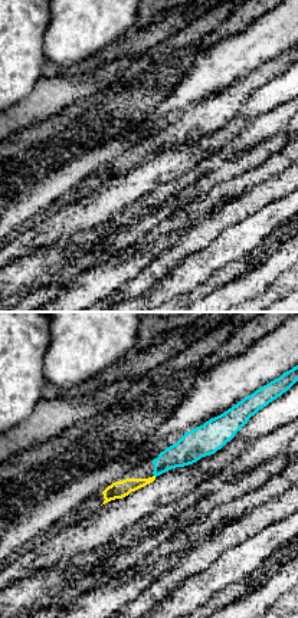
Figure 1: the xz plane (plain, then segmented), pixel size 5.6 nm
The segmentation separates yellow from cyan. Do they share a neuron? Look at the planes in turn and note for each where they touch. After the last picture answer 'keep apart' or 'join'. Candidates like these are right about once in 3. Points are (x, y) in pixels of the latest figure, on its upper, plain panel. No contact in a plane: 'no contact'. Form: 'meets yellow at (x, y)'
no contact

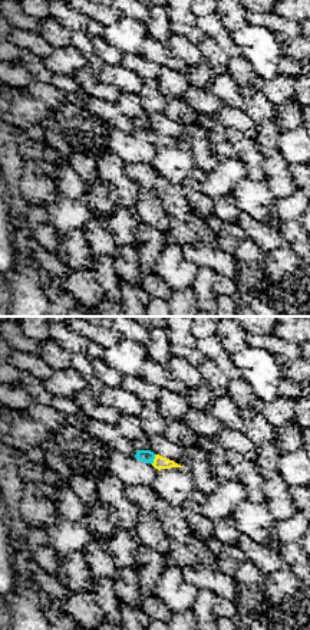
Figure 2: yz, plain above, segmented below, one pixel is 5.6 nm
meets yellow at (154, 137)

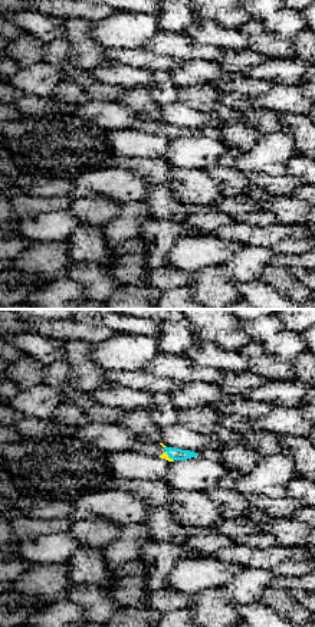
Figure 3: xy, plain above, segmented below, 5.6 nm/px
meets yellow at (167, 134)

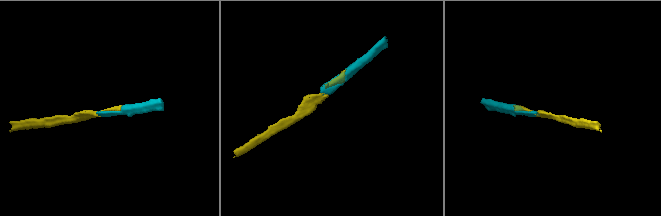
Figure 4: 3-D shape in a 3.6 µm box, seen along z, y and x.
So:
join

